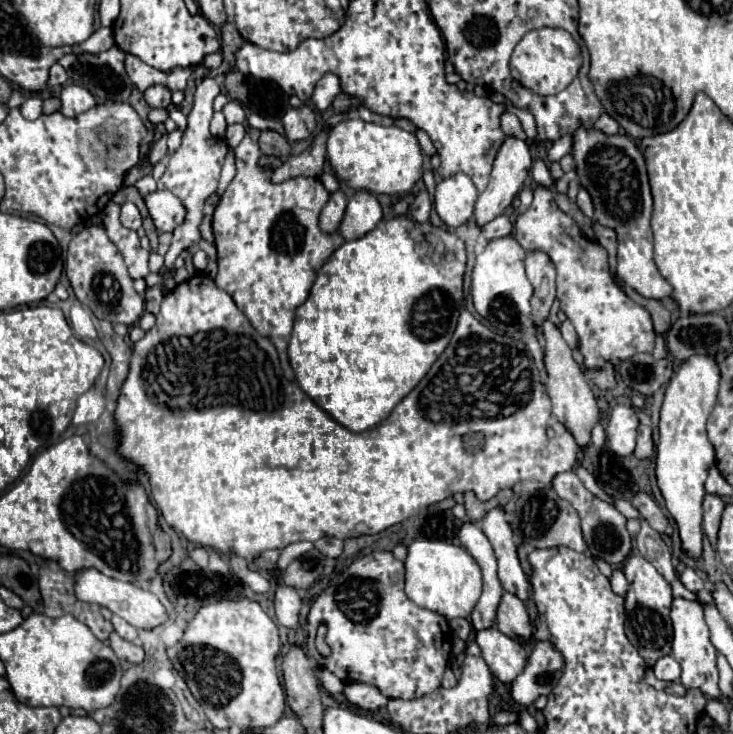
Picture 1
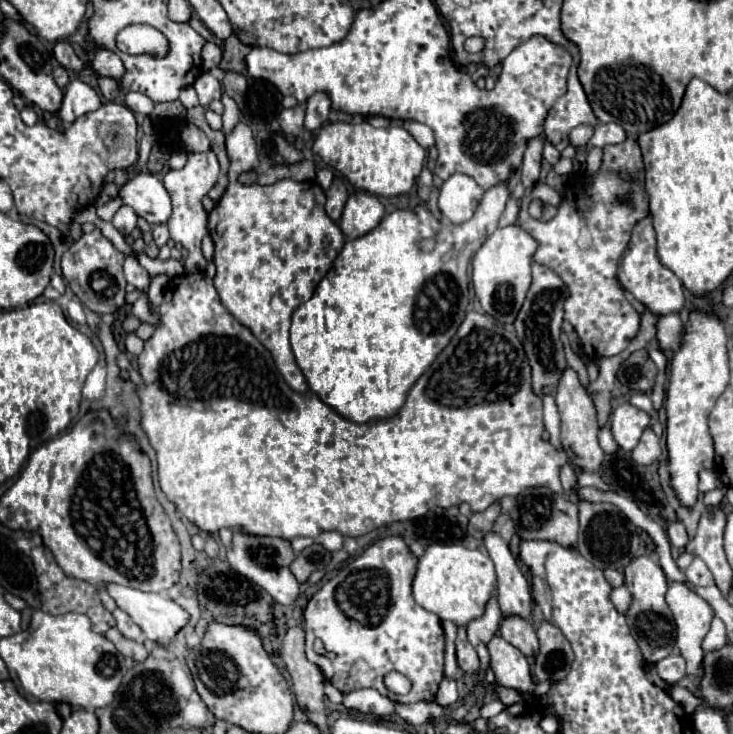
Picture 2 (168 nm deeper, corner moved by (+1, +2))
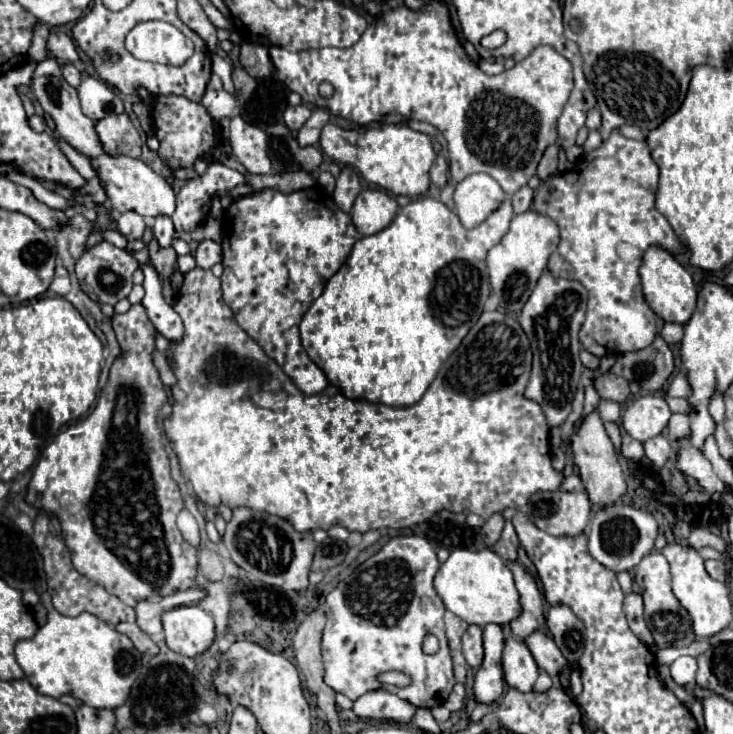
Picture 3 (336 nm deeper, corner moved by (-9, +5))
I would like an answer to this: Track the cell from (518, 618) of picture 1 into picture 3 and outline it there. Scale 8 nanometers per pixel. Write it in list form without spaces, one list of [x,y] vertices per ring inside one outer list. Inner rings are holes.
[[[542,631],[532,633],[528,639],[524,639],[524,643],[532,651],[536,665],[550,677],[558,675],[562,669],[568,667],[568,659],[560,653],[558,645],[552,641],[552,637],[546,637]]]

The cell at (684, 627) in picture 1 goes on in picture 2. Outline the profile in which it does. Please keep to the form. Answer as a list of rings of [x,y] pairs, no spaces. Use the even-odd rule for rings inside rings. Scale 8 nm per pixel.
[[[672,582],[668,592],[666,592],[666,602],[670,606],[670,612],[676,622],[676,646],[680,650],[680,656],[686,660],[686,674],[692,678],[702,678],[704,676],[704,650],[702,650],[702,640],[710,628],[710,620],[714,618],[714,610],[706,600],[702,600],[694,590],[680,582]]]

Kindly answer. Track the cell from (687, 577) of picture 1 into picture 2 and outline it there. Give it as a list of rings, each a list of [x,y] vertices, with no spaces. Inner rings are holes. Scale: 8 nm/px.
[[[694,556],[692,564],[688,566],[686,578],[688,578],[694,586],[710,586],[710,584],[714,584],[714,578],[710,576],[708,566],[706,566],[698,556]]]

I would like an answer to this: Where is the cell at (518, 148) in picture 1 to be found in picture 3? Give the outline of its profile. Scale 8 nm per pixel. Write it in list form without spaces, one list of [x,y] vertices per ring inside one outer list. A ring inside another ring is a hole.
[[[420,197],[412,203],[408,203],[406,207],[400,209],[400,213],[394,217],[394,221],[382,229],[376,235],[370,237],[362,237],[354,247],[350,257],[346,259],[346,263],[340,267],[340,271],[336,275],[332,275],[324,287],[324,293],[310,305],[310,309],[306,311],[306,315],[302,317],[300,323],[300,335],[302,335],[302,347],[306,349],[308,357],[322,367],[322,371],[326,373],[328,381],[332,385],[336,385],[346,397],[350,399],[366,399],[370,403],[384,403],[384,405],[392,405],[392,407],[408,407],[414,405],[416,401],[420,401],[420,397],[424,395],[424,391],[428,389],[428,385],[434,381],[436,373],[440,371],[442,363],[452,355],[452,351],[462,343],[462,339],[466,337],[466,333],[470,331],[470,327],[478,321],[480,313],[482,313],[482,305],[490,295],[490,281],[486,275],[486,253],[488,249],[492,249],[506,233],[510,227],[510,221],[514,217],[512,211],[512,203],[510,199],[506,199],[500,209],[496,209],[484,223],[480,223],[474,229],[464,229],[458,215],[454,211],[450,211],[442,201],[432,199],[432,197]]]

